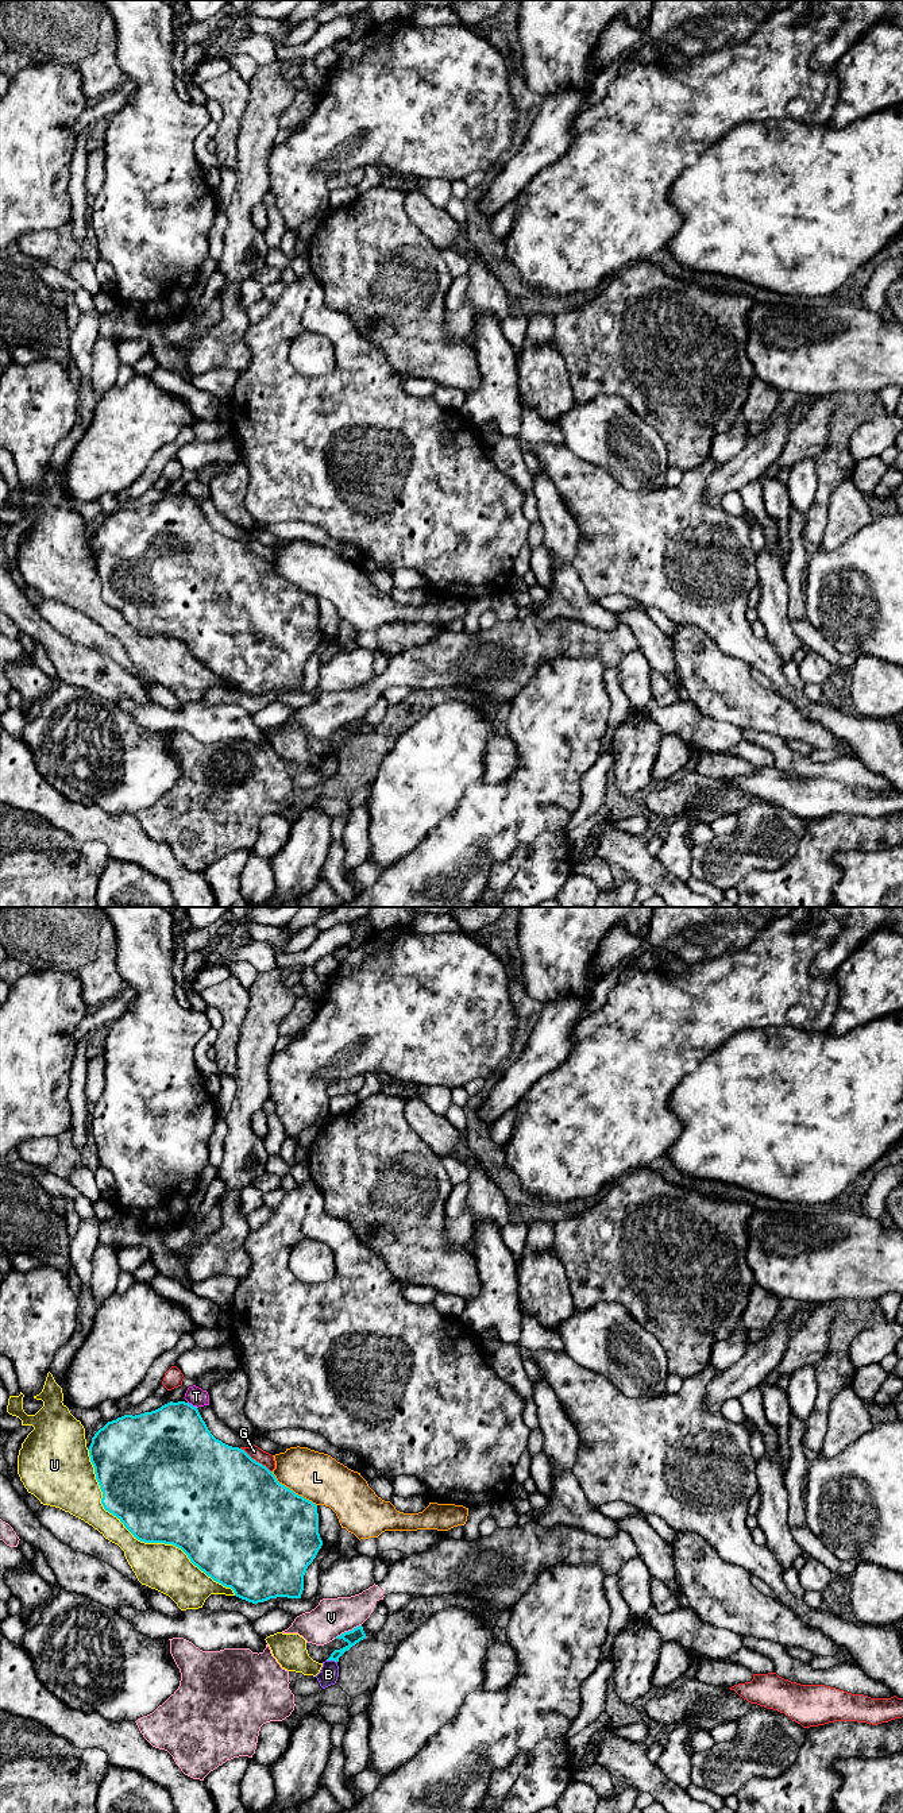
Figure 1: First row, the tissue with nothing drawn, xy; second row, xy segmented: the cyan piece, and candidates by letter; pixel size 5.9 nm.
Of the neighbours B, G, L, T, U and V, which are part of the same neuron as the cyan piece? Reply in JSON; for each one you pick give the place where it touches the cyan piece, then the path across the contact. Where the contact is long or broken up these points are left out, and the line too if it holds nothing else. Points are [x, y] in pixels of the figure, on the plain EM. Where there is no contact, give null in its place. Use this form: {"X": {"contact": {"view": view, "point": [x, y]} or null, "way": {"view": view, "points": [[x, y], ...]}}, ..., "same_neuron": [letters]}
{"same_neuron": []}

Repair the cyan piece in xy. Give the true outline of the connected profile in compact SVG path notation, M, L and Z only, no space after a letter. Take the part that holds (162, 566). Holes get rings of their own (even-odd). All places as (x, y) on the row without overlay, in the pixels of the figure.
M170 494L151 505L124 508L100 521L88 543L104 602L116 609L134 630L181 641L208 670L248 695L301 691L306 661L323 639L317 598L279 576L273 564L244 543L216 532L197 499Z

